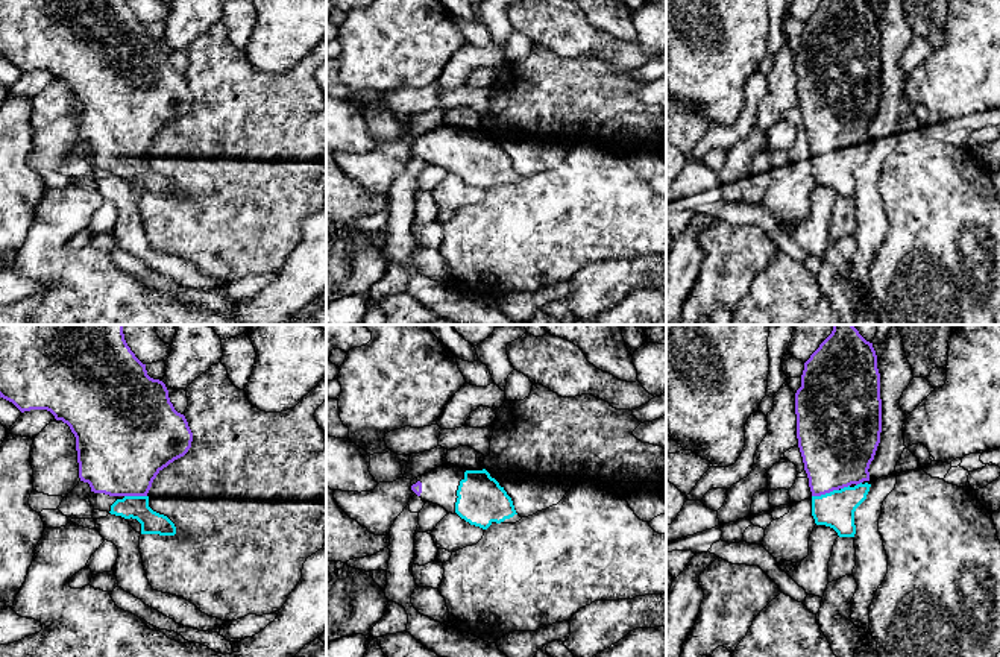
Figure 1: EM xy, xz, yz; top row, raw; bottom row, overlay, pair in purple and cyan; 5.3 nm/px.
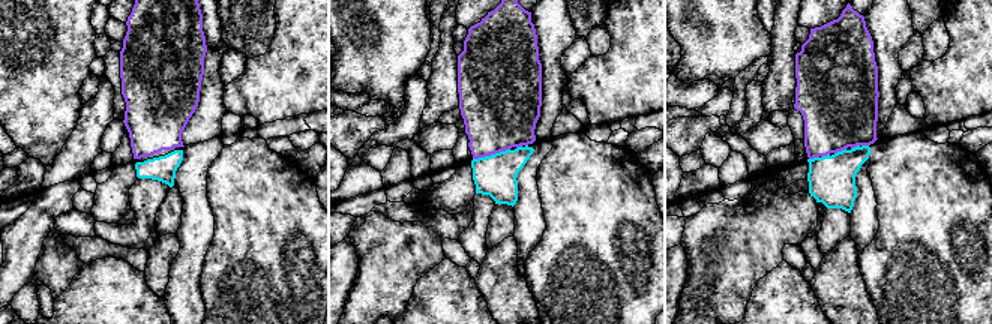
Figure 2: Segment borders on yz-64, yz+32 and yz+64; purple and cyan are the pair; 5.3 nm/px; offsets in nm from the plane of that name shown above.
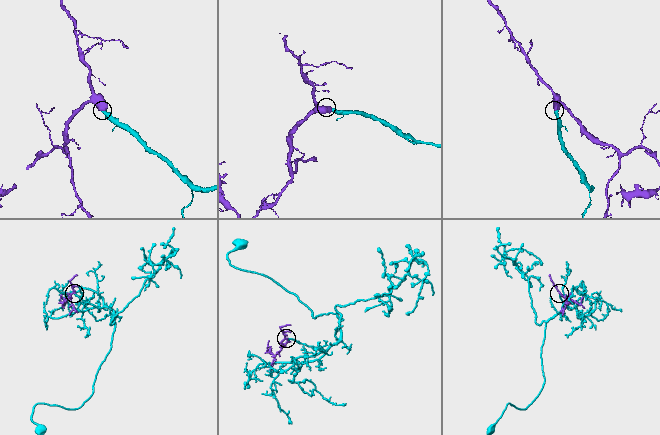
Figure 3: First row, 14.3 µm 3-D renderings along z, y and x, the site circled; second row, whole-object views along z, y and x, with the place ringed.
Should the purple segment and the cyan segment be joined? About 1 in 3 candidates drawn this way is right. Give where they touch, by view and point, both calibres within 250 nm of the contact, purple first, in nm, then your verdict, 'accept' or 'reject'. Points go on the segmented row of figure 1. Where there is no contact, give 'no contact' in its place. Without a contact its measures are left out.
yz (824, 493) | 380/190 nm | accept

